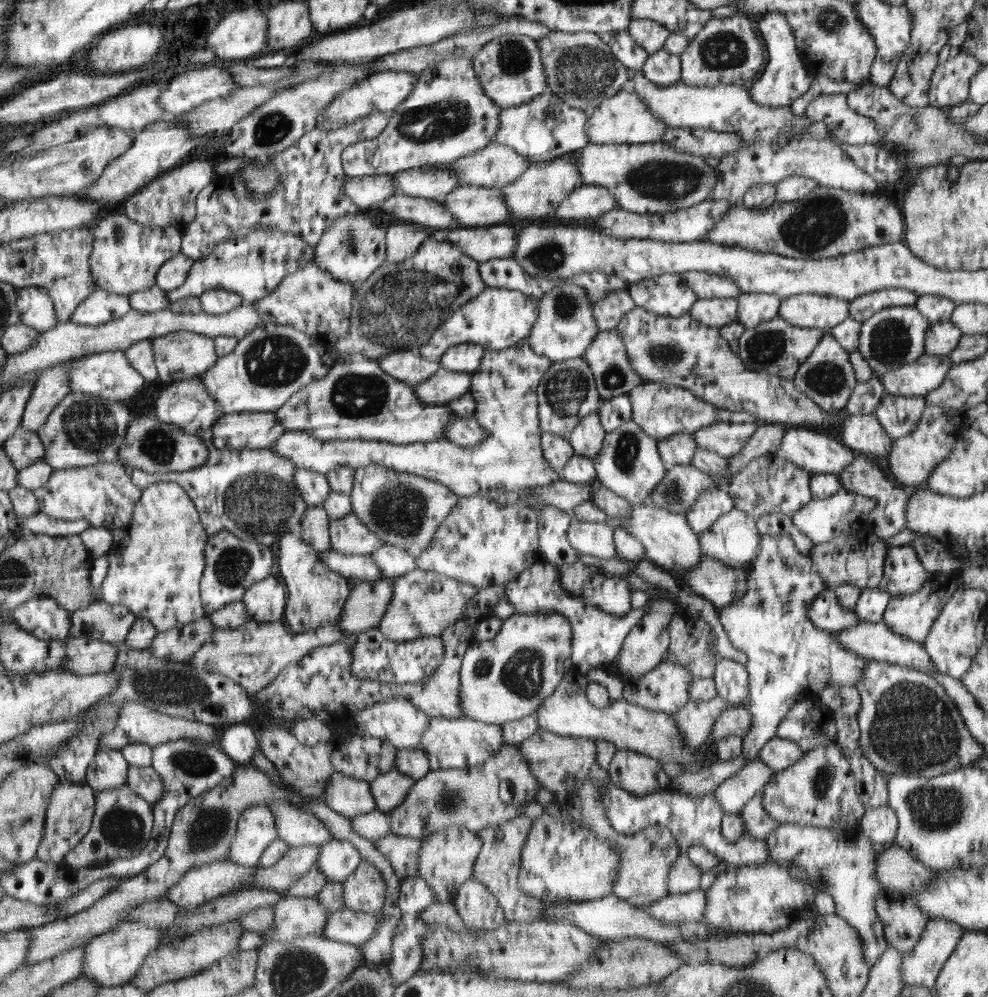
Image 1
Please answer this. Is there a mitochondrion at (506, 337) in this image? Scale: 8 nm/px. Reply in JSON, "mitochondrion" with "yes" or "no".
{"mitochondrion":"no"}

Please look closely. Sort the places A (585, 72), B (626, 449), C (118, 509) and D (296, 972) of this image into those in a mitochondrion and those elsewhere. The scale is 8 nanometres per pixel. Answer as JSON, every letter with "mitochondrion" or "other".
{"A":"mitochondrion","B":"mitochondrion","C":"other","D":"mitochondrion"}

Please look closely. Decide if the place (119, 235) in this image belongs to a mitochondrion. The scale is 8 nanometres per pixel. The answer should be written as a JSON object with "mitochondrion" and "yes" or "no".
{"mitochondrion":"yes"}

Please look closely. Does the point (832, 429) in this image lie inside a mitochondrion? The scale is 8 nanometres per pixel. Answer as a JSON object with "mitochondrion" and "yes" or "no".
{"mitochondrion":"no"}

